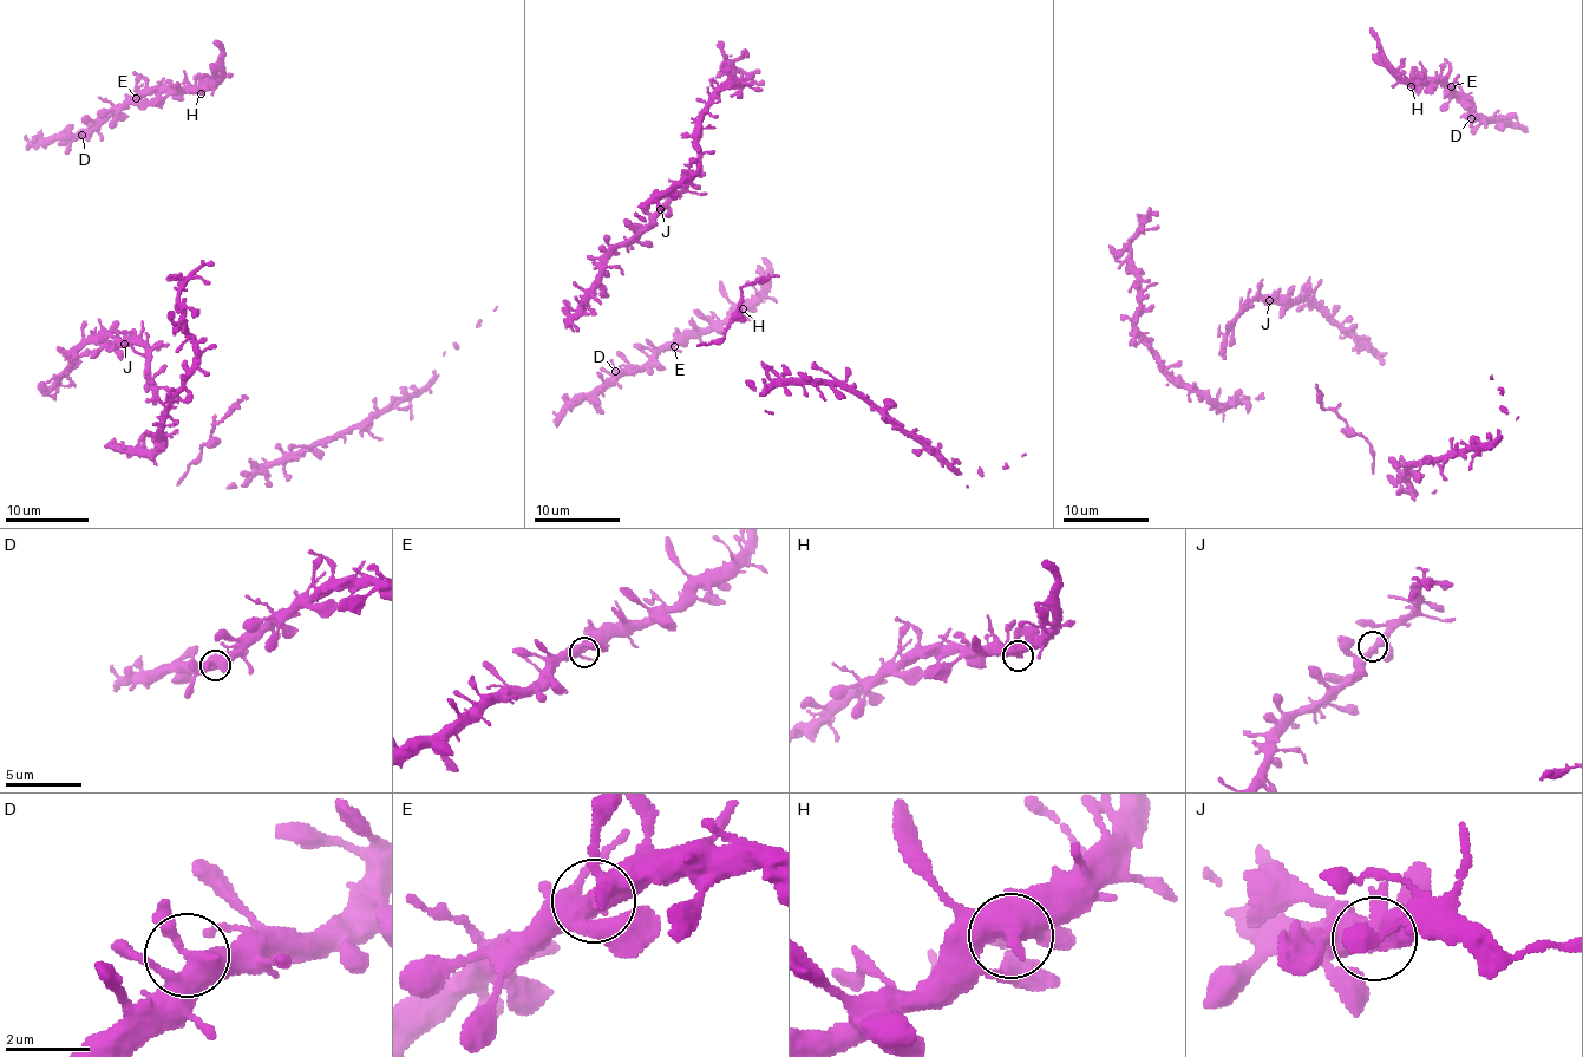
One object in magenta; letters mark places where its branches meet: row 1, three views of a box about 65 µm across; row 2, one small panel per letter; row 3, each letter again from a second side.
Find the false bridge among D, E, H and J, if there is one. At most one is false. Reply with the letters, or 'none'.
none

